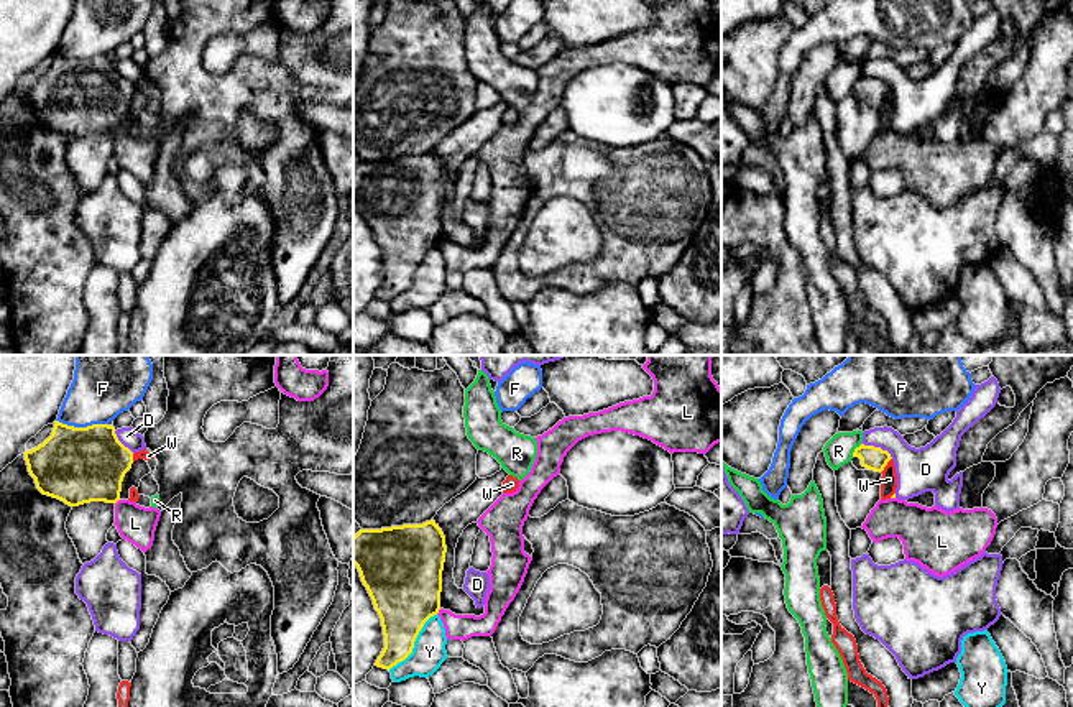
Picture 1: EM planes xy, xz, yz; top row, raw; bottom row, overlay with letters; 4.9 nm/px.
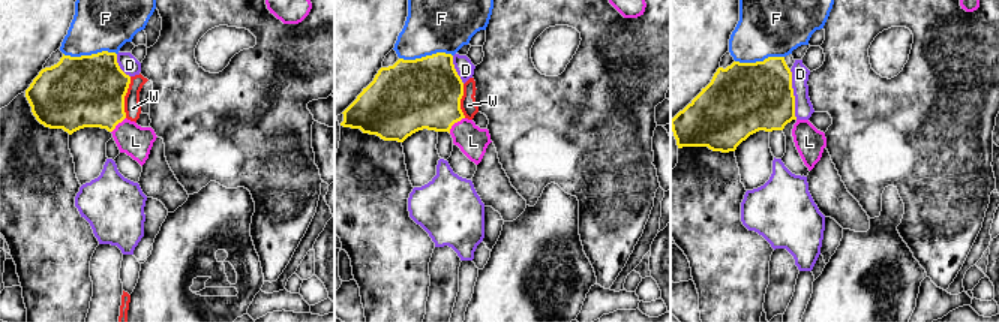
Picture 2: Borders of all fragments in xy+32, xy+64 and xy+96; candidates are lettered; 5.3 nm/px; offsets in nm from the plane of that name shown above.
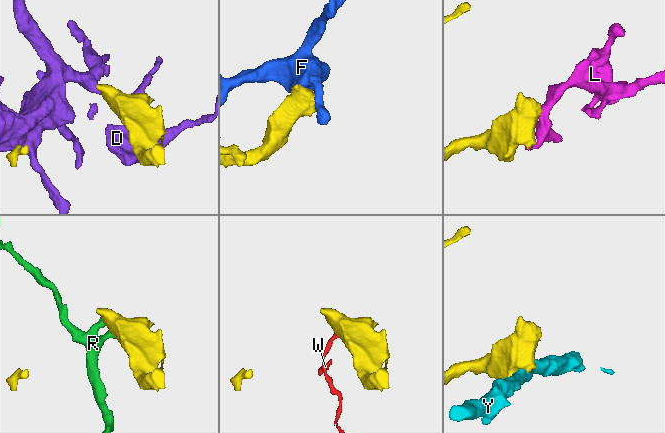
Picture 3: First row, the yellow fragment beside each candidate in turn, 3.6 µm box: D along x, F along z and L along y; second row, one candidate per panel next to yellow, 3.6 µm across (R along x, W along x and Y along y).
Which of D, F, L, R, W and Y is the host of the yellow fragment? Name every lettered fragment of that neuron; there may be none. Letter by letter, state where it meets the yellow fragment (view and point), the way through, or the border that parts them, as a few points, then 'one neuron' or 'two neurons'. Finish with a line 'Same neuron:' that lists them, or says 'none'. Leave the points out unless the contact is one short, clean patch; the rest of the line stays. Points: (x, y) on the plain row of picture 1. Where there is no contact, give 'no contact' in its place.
D: contact yz (878, 79); two neurons
F: contact xy (82, 60); two neurons
L: contact xz (437, 244); one neuron
R: contact yz (855, 81); border yz (861, 76), (851, 87); two neurons
W: contact yz (886, 96); border yz (891, 89), (881, 104); two neurons
Y: contact xz (413, 275); two neurons
Same neuron: L

